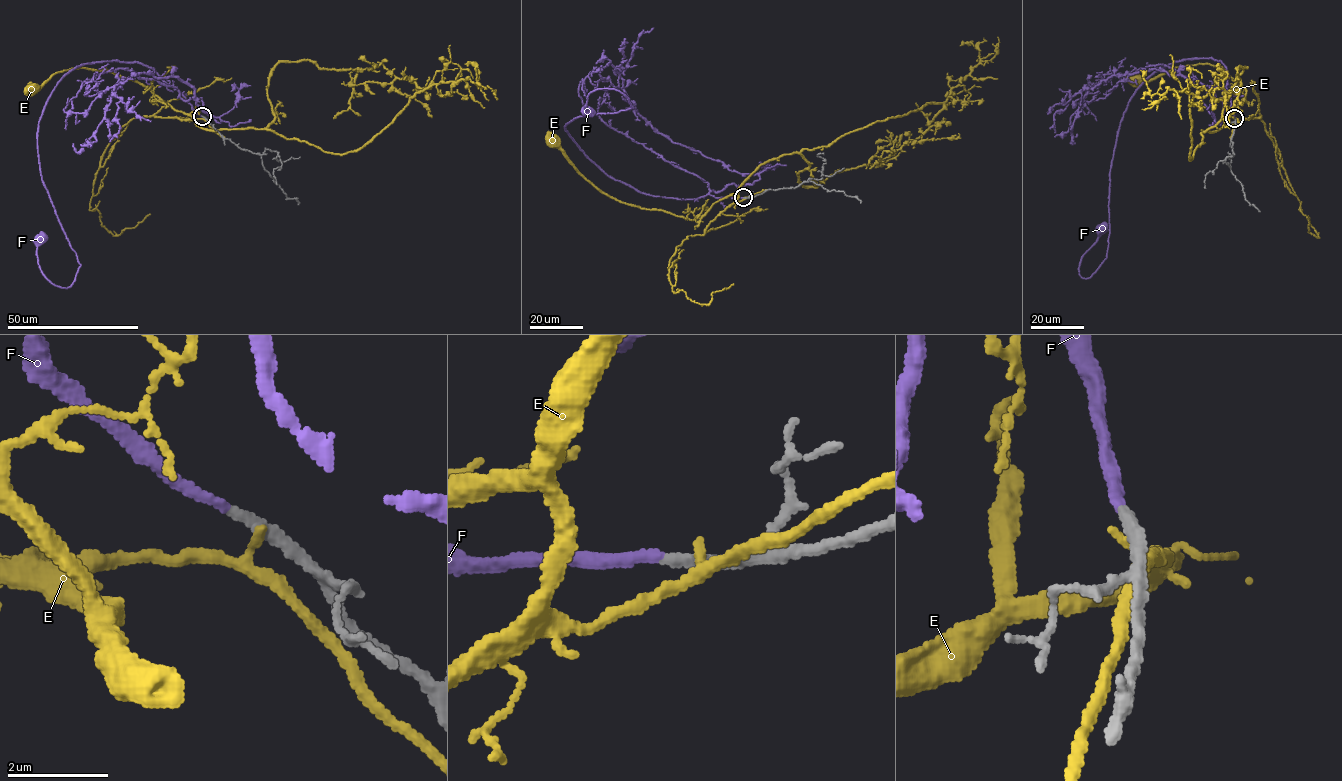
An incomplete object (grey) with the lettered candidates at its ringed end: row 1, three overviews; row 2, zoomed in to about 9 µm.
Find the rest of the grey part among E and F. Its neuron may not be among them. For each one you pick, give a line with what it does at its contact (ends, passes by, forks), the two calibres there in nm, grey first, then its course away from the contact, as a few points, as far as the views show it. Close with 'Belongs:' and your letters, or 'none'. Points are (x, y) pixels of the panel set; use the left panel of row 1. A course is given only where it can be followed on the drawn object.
F: it ends there; 220 nm thick on the grey side, 220 nm on the other; it runs (201, 116), (136, 62), (66, 73), (37, 131), (43, 185), (80, 265), (70, 286), (42, 273), (40, 239)
Belongs: F

